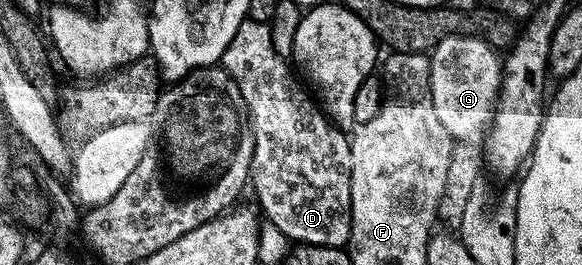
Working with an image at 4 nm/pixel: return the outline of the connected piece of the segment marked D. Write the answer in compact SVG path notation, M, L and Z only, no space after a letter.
M247 17L240 29L236 29L236 37L228 41L220 65L236 81L250 115L254 152L248 183L251 188L254 186L254 195L262 206L261 214L266 214L268 222L295 244L345 248L350 242L349 138L330 122L315 100L314 103L310 100L311 92L298 84L297 77L290 72L291 64L274 47L269 23Z

